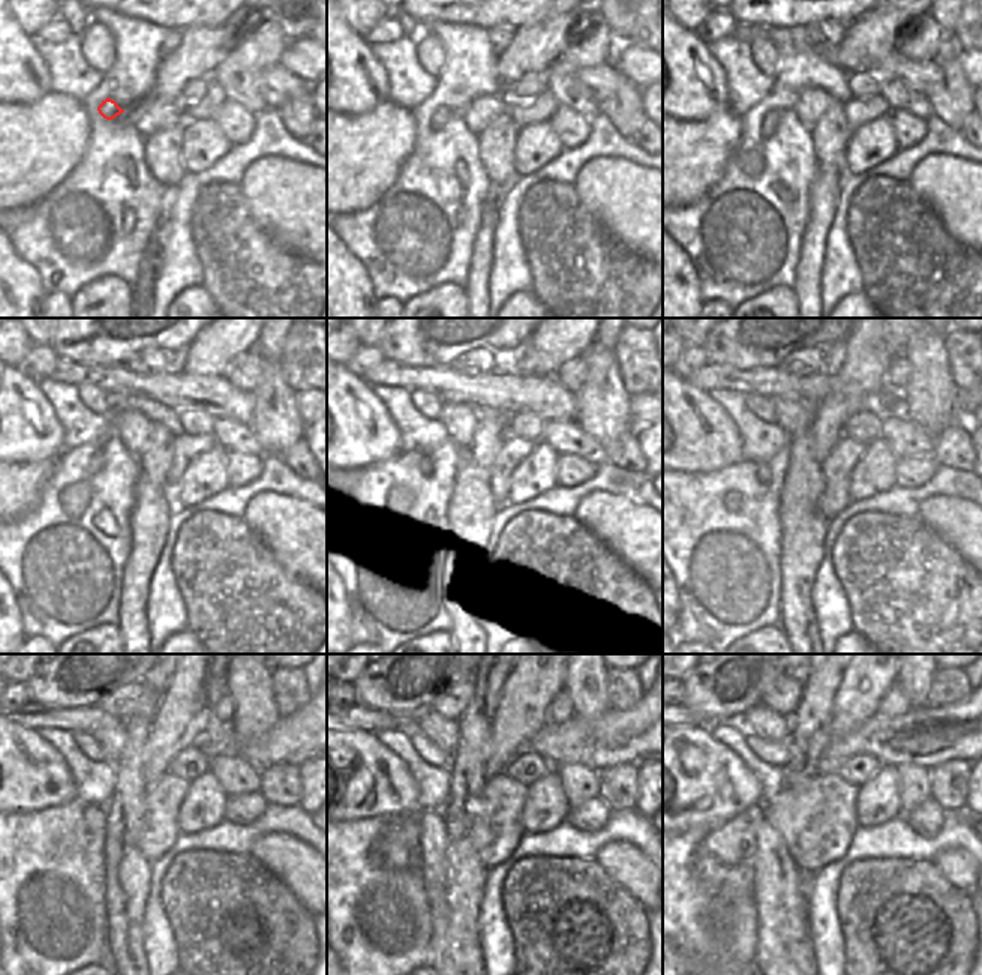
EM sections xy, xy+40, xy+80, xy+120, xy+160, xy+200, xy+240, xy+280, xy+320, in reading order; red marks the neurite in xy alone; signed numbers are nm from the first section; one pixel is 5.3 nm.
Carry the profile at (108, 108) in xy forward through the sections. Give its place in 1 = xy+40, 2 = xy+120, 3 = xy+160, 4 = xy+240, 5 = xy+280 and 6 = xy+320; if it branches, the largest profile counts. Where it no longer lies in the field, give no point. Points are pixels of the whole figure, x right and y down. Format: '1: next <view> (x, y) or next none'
1: next xy+40 (441, 116)
2: next xy+120 (96, 461)
3: next xy+160 (426, 468)
4: next xy+240 (96, 821)
5: next xy+280 (446, 957)
6: next xy+320 (784, 954)

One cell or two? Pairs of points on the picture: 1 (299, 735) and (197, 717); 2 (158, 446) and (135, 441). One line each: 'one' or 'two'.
1: two
2: two

